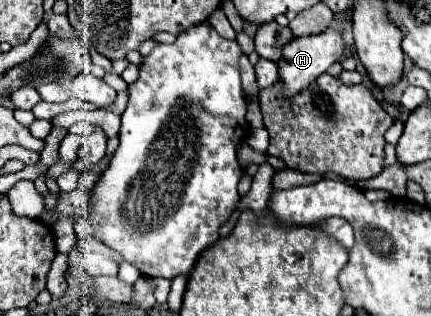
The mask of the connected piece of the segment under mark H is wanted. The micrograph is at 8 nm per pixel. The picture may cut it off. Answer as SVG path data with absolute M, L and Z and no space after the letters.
M326 29L320 35L308 35L308 37L298 37L286 43L282 47L282 59L276 63L278 65L278 81L284 85L284 99L294 97L298 91L306 89L314 79L318 79L326 69L340 59L344 51L344 41L336 29Z

